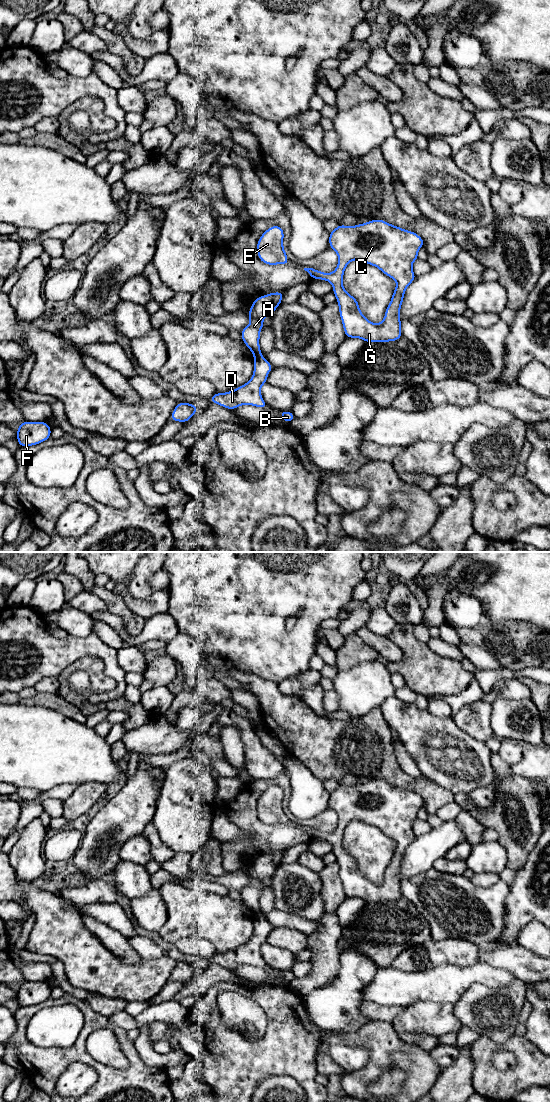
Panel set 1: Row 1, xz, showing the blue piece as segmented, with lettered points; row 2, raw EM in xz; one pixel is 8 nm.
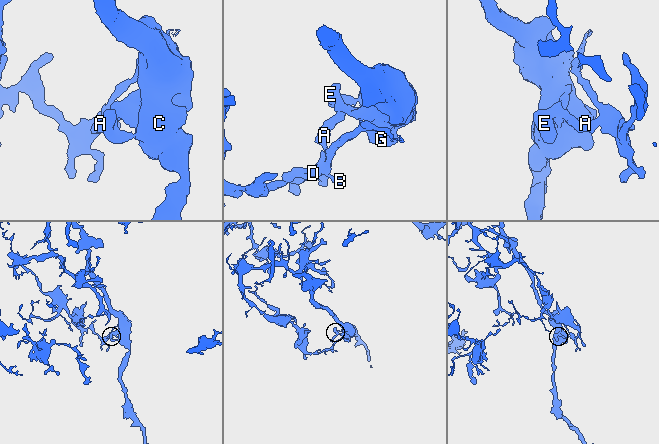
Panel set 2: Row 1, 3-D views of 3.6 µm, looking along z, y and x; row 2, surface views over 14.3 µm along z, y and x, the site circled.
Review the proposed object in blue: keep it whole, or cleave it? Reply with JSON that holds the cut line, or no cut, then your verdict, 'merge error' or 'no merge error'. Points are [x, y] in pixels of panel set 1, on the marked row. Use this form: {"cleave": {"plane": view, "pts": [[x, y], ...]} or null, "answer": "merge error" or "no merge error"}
{"cleave": {"plane": "xz", "pts": [[261, 355], [255, 357]]}, "answer": "merge error"}

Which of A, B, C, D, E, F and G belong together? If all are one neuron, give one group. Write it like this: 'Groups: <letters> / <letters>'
Groups: A C E G / B D F

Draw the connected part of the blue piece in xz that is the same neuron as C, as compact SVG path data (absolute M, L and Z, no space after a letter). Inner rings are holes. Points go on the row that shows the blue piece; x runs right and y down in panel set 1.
M374 219L354 226L338 225L329 233L329 247L338 255L338 265L331 273L304 268L312 279L326 280L333 286L339 314L347 338L369 342L393 342L400 339L400 309L406 288L415 280L412 264L425 241L415 232ZM358 260L375 266L396 281L390 303L381 323L369 321L360 311L358 301L343 287L347 265Z

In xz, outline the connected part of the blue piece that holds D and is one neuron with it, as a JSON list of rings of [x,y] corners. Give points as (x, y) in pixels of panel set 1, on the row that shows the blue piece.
[[[263,356],[255,357],[252,378],[242,386],[225,393],[215,393],[209,398],[224,408],[233,410],[241,405],[251,405],[266,409],[267,404],[261,397],[261,386],[267,383],[269,372],[274,368]]]

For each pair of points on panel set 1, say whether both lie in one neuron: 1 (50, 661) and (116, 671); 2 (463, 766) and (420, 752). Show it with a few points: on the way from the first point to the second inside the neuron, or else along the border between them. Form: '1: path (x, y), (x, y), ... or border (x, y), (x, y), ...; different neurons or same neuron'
1: path (67, 651), (70, 649), (98, 649), (103, 654); same neuron
2: path (452, 759), (443, 752), (431, 752); same neuron

